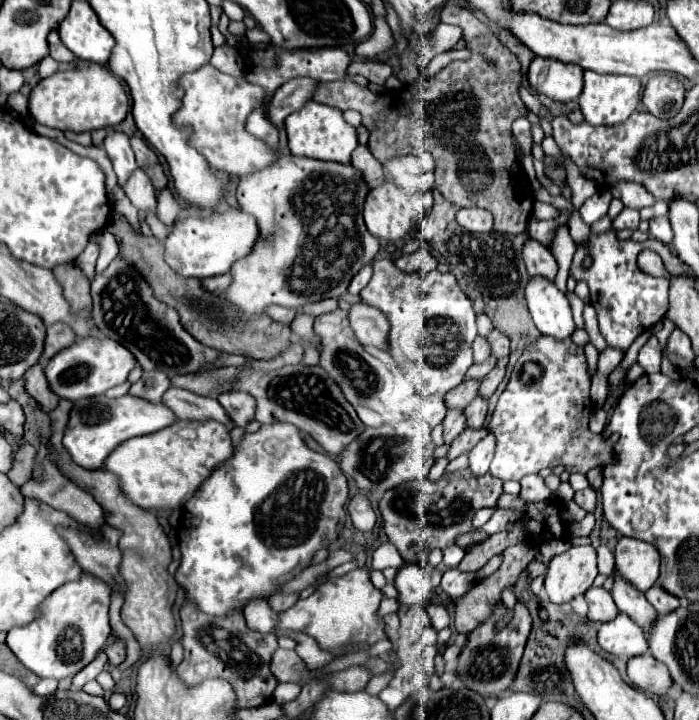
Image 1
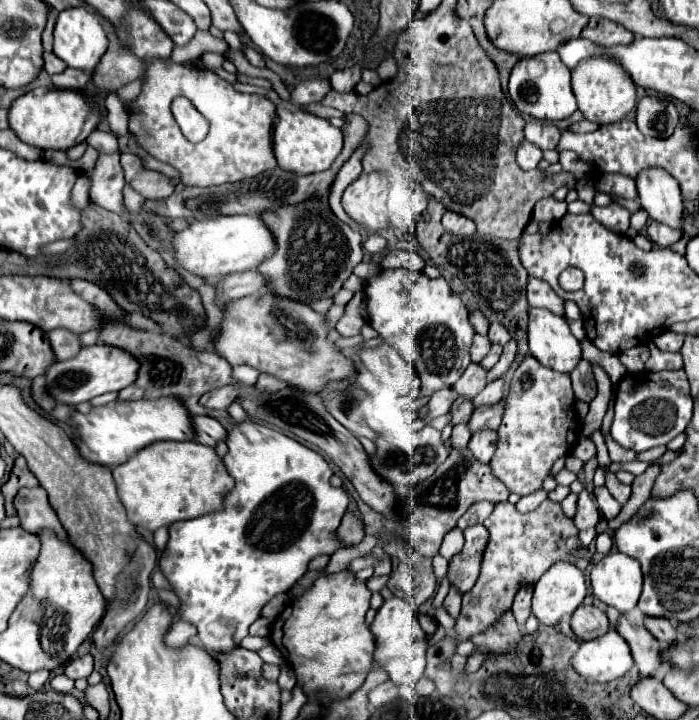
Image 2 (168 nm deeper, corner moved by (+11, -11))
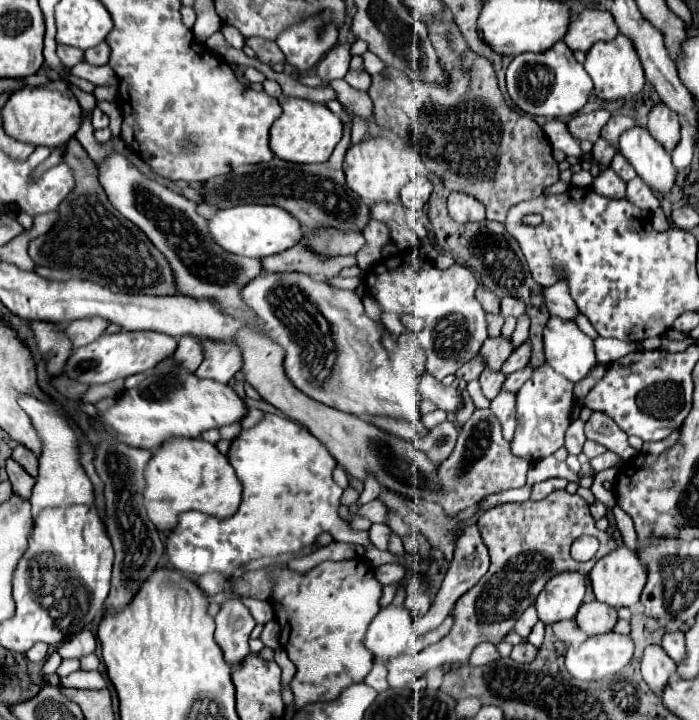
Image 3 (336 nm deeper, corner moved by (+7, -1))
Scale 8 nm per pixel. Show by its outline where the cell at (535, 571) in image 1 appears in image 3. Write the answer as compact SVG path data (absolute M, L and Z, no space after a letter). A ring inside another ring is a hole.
M529 606L529 608L521 614L521 618L517 620L517 624L515 624L515 632L521 634L521 636L529 636L529 632L533 630L535 624L537 624L537 612L535 612L533 606Z

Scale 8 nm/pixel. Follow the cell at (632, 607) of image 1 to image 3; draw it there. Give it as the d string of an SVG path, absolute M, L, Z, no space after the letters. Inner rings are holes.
M649 646L645 650L643 660L641 660L641 674L643 674L643 680L649 684L649 688L657 696L661 696L663 686L669 684L675 672L677 672L677 664L669 660L669 656L665 654L661 646Z

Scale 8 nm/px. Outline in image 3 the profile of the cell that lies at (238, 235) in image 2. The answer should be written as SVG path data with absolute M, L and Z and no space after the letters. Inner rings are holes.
M245 204L227 210L219 210L215 218L209 220L211 236L215 242L229 250L231 254L251 256L251 258L265 258L277 252L285 252L301 242L303 226L293 218L287 210L279 206L259 206L259 204Z

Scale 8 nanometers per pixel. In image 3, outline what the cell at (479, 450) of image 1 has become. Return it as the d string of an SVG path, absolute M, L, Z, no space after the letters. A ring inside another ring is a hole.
M501 390L497 398L491 400L491 412L499 418L503 426L503 436L507 440L513 438L513 432L517 428L517 412L515 412L515 392Z

